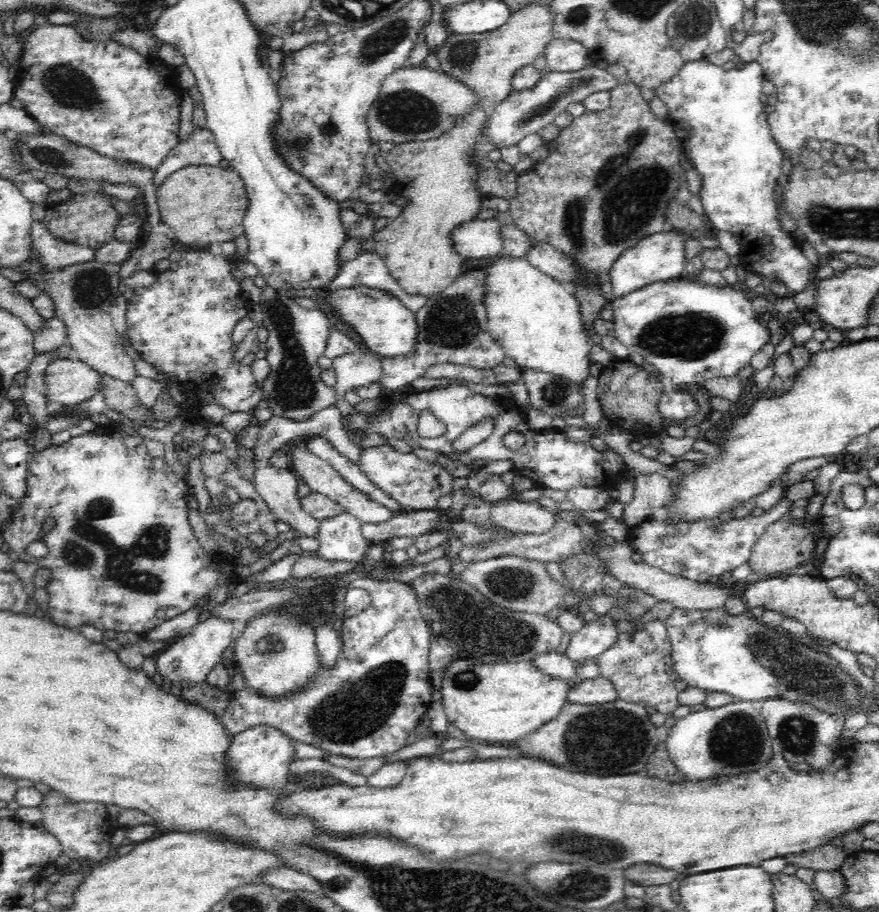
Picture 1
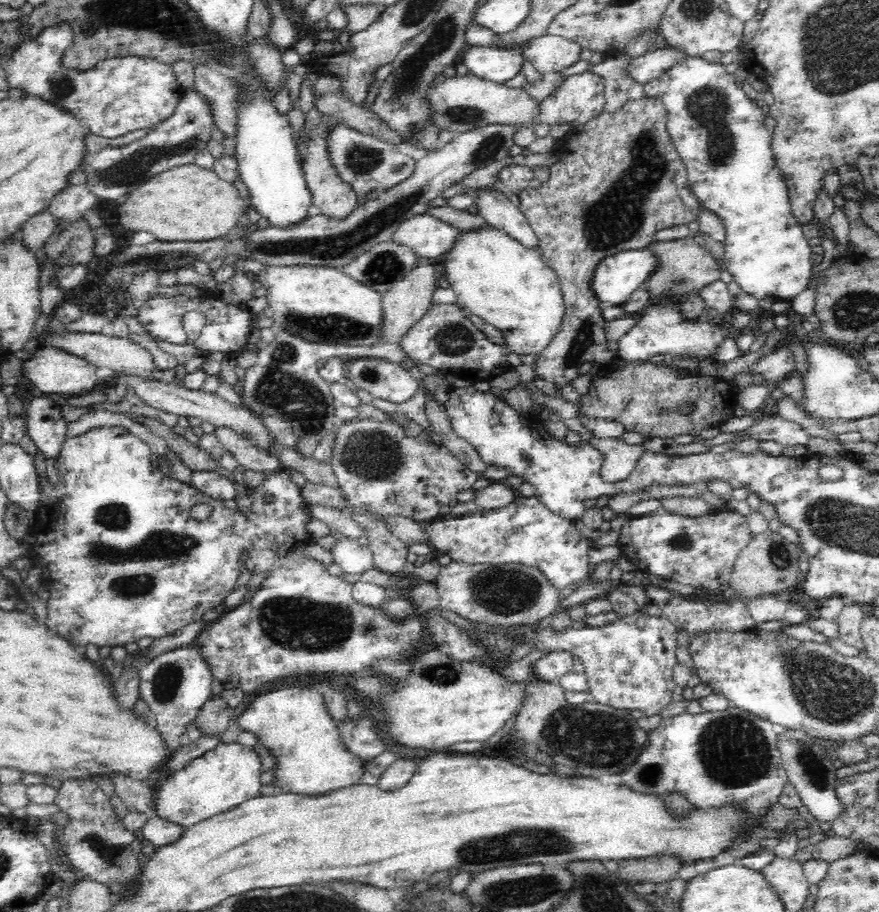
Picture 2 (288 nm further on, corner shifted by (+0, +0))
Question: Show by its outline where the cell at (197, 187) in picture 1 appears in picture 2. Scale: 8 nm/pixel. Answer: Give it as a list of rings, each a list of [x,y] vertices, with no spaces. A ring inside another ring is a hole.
[[[196,164],[176,166],[162,174],[152,176],[138,190],[134,190],[122,206],[120,224],[126,230],[152,232],[162,242],[214,242],[228,236],[234,228],[240,228],[242,216],[248,212],[248,200],[240,196],[234,182],[228,182],[216,174],[216,170],[204,170]]]

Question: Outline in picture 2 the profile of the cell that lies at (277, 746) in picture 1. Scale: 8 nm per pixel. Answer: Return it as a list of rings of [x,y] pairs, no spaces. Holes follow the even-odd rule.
[[[238,742],[220,744],[204,756],[192,760],[156,792],[154,812],[170,822],[176,822],[184,828],[194,822],[206,820],[210,816],[222,814],[240,806],[246,800],[258,798],[262,794],[262,758],[254,746],[242,746]]]

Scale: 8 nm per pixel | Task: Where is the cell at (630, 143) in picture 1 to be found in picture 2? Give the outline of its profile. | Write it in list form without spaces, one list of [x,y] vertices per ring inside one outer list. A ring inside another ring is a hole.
[[[642,98],[642,100],[626,100],[622,102],[620,106],[616,106],[614,112],[602,112],[598,114],[598,118],[592,118],[590,122],[586,124],[578,124],[574,126],[574,130],[570,130],[552,150],[550,150],[554,156],[558,156],[558,162],[554,162],[550,166],[550,176],[546,182],[542,182],[540,188],[526,188],[518,194],[518,204],[516,208],[520,210],[520,214],[524,214],[524,218],[530,222],[530,226],[534,228],[534,232],[538,234],[538,240],[540,240],[540,258],[546,266],[554,268],[556,274],[560,276],[560,282],[562,282],[562,292],[564,292],[564,302],[566,302],[566,318],[562,322],[562,330],[558,334],[558,338],[540,354],[536,356],[536,364],[534,364],[534,380],[544,380],[544,382],[554,382],[556,386],[574,386],[574,382],[580,378],[580,366],[584,362],[600,362],[600,364],[606,364],[610,362],[612,358],[616,358],[616,354],[608,348],[606,344],[606,330],[604,330],[604,324],[608,324],[602,316],[602,310],[606,308],[606,304],[602,304],[602,300],[596,296],[596,290],[592,290],[594,286],[594,272],[598,270],[598,266],[602,266],[602,262],[606,262],[606,258],[614,256],[614,254],[622,254],[626,250],[642,250],[642,248],[648,248],[652,246],[656,240],[654,240],[654,234],[662,228],[672,228],[672,226],[680,226],[680,224],[690,224],[694,220],[698,220],[698,206],[700,206],[700,200],[698,196],[694,194],[694,190],[690,190],[690,176],[688,176],[688,168],[672,140],[672,134],[668,132],[668,112],[666,112],[666,106],[660,102],[660,100],[654,100],[654,98]]]

